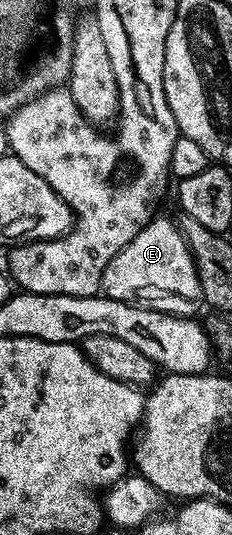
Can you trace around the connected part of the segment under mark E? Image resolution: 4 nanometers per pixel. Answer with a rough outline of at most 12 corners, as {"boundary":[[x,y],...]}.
{"boundary":[[152,217],[103,273],[102,293],[166,314],[204,305],[178,225]]}

